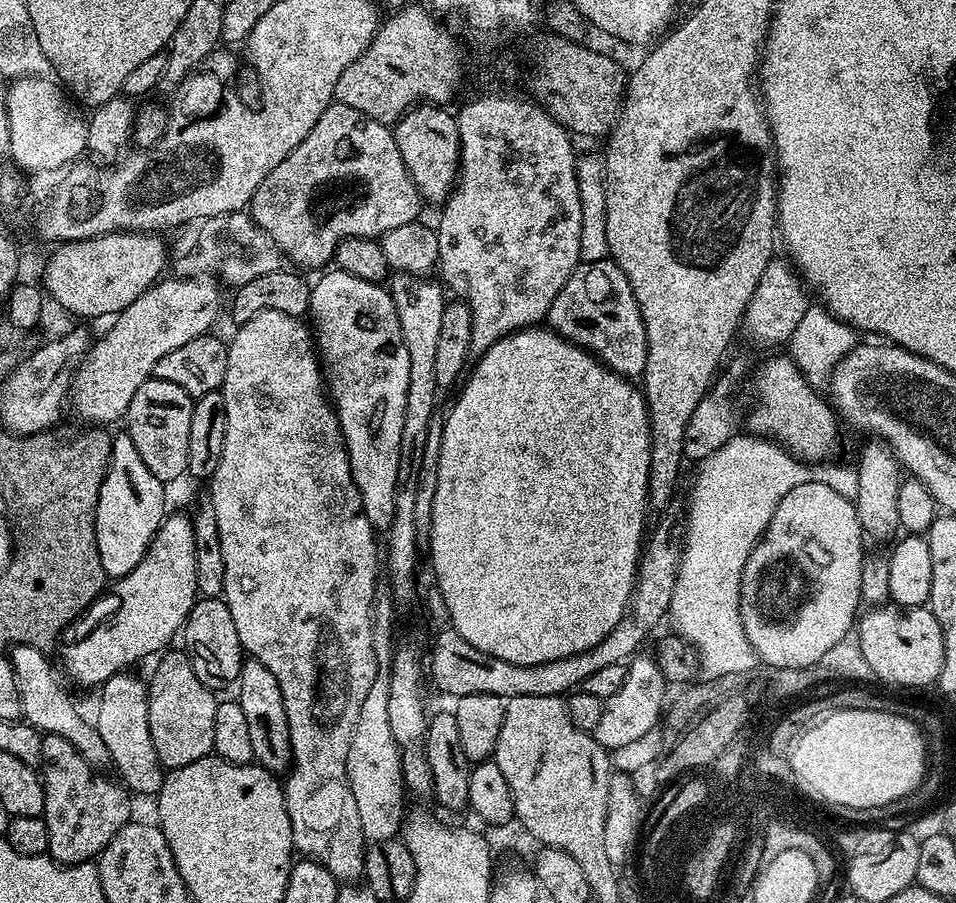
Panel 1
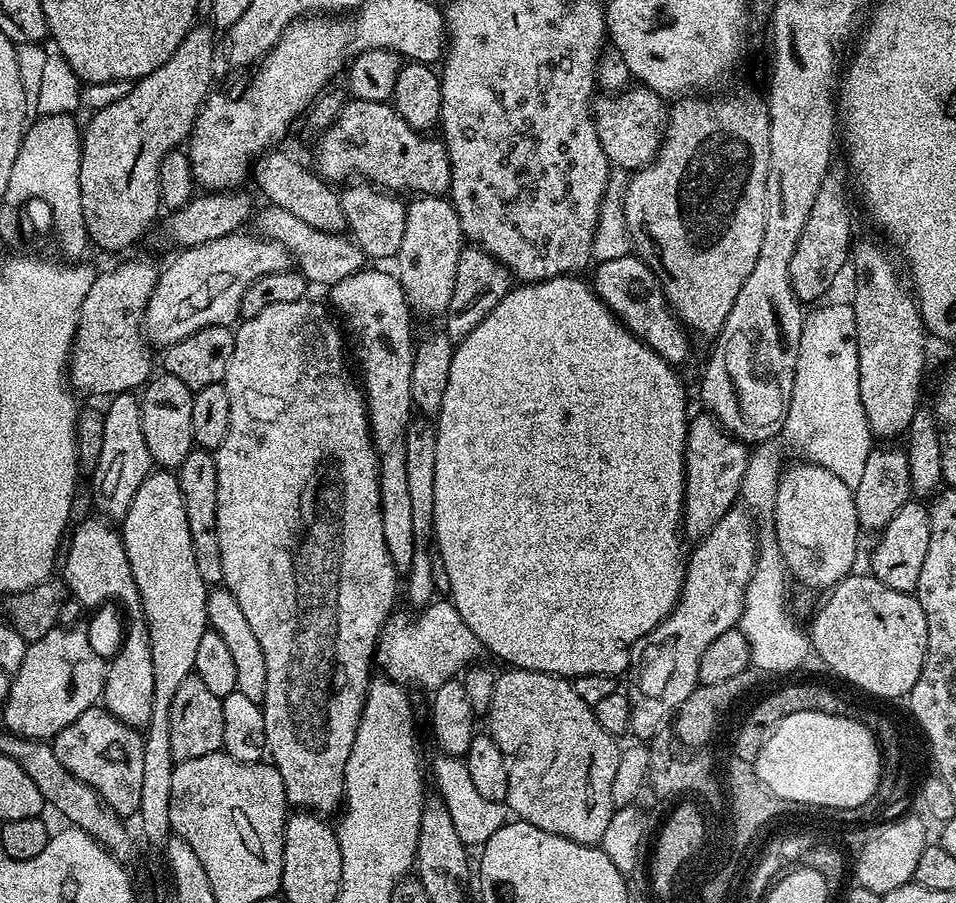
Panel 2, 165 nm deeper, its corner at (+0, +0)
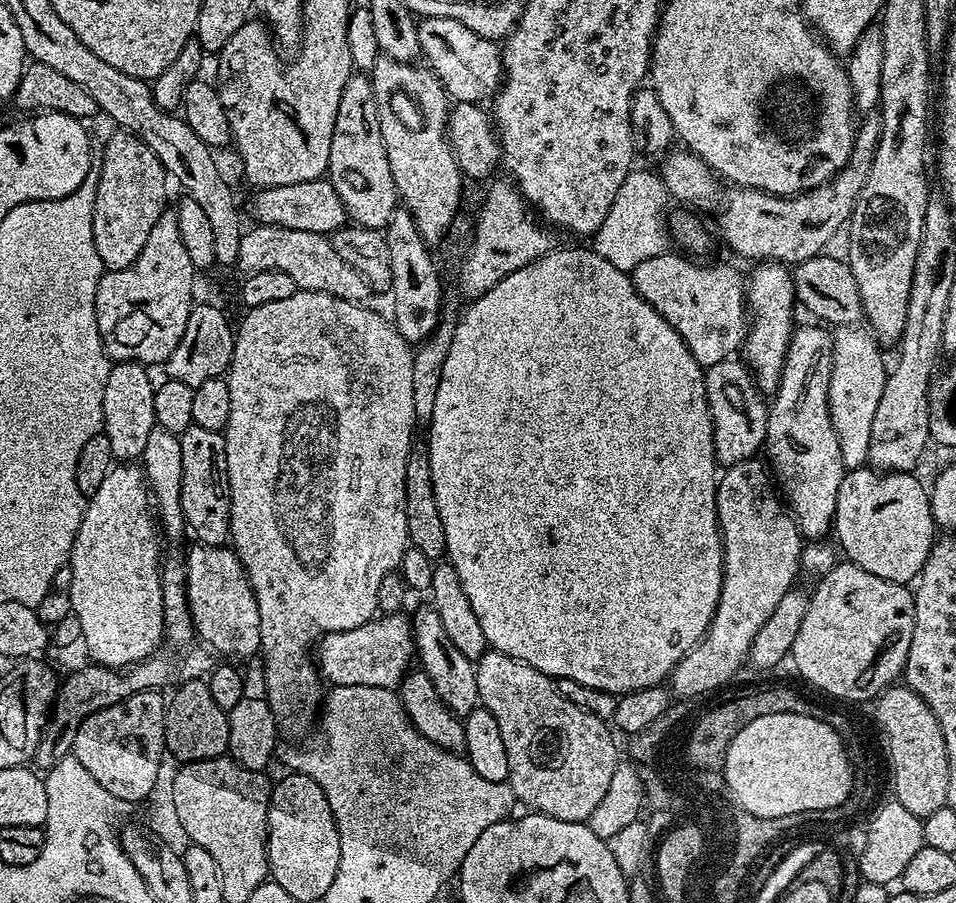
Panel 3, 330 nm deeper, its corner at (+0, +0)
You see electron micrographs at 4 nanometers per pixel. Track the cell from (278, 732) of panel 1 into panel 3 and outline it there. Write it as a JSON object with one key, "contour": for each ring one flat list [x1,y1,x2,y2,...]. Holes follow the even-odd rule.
{"contour":[[193,543,188,557,183,557,184,585,188,588,188,609,195,635,200,636,213,653,236,660,248,660,260,652,258,602,246,570,228,546]]}

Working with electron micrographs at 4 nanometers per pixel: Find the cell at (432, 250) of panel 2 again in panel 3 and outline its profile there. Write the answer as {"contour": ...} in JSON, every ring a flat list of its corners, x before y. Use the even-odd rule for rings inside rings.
{"contour":[[381,58,376,61,370,79,376,95,382,141,399,203,414,218,418,234,422,234,429,246,436,246,456,220,460,191,466,185,466,180,448,142,450,97,431,68,416,67,415,63,403,64]]}

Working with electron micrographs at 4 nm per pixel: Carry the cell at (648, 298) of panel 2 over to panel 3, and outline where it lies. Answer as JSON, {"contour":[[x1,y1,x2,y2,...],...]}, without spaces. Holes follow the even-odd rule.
{"contour":[[666,250,660,256,646,258,632,267,630,275,638,294,642,294,642,298,646,298,646,302,650,302,650,306,654,306,654,310,658,310,658,314,662,314,662,318,666,318,666,322,678,330,690,354,694,354,700,367,706,370,718,362,735,357,741,351,750,323,750,313,746,307,746,276,728,264,700,265,687,255,679,255]]}

